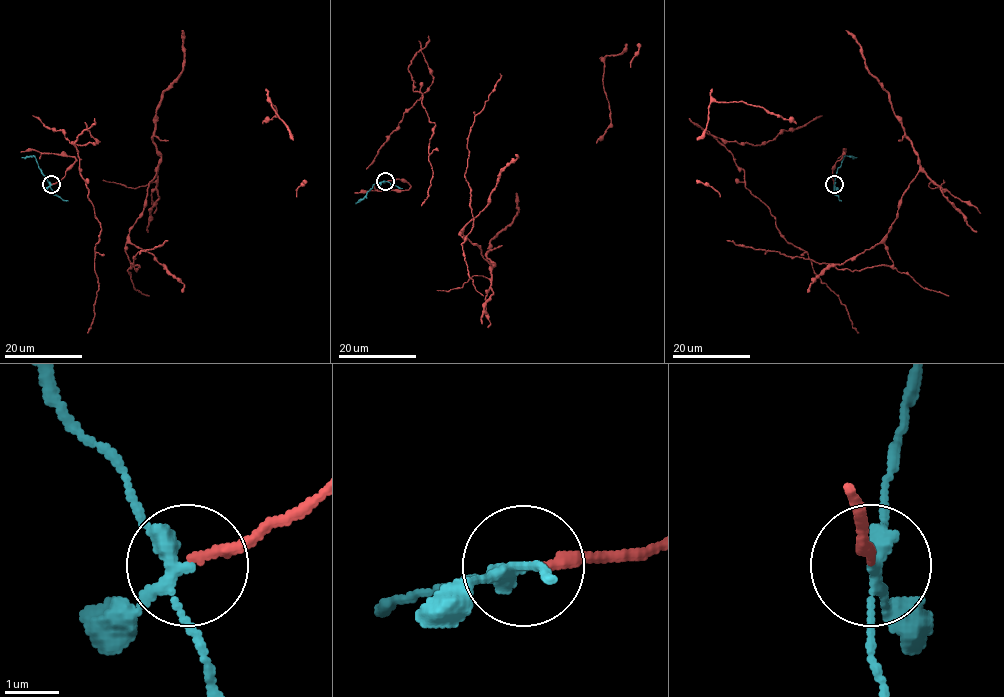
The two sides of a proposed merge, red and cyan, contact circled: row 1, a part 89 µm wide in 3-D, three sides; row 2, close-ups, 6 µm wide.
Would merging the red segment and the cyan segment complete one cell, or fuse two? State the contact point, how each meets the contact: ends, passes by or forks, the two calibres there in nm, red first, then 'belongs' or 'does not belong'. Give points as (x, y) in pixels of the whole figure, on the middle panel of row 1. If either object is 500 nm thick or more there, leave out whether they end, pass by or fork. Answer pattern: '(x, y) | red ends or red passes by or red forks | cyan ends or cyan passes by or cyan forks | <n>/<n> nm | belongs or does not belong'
(385, 181) | red ends | cyan forks | 180/220 nm | does not belong

